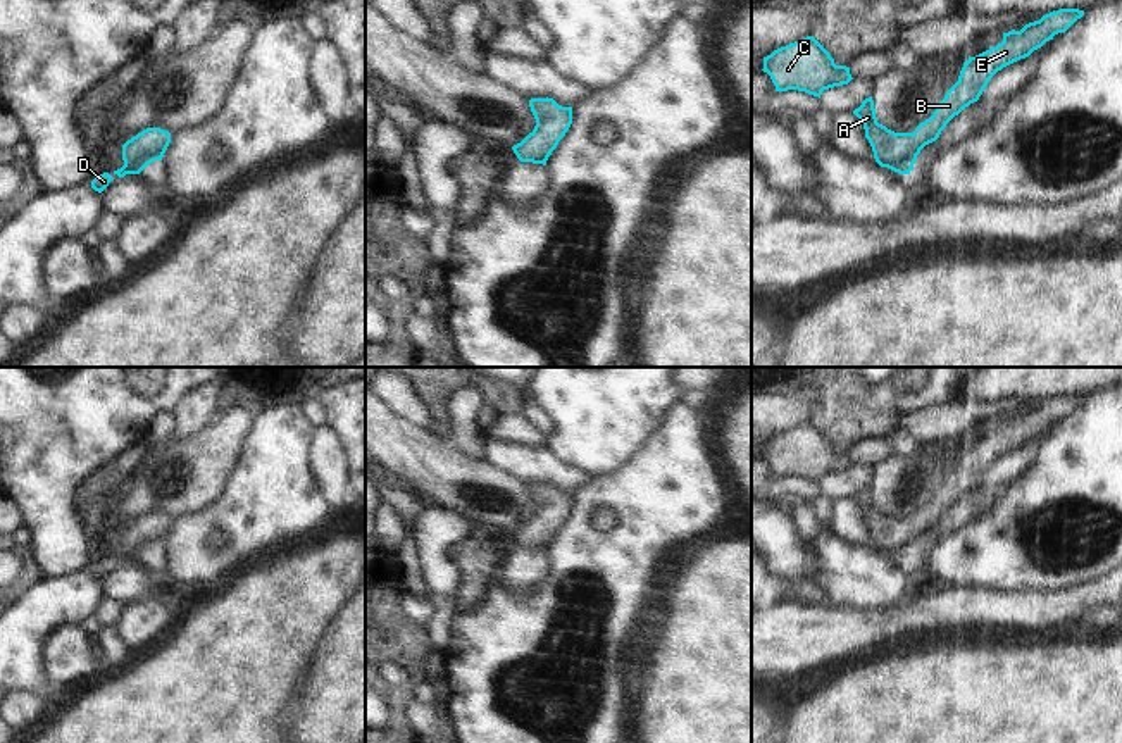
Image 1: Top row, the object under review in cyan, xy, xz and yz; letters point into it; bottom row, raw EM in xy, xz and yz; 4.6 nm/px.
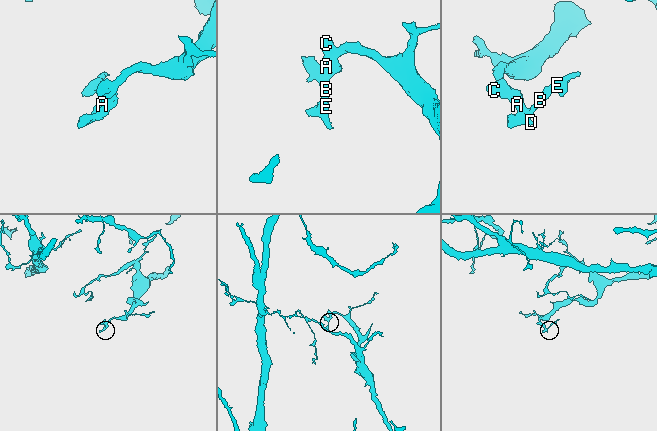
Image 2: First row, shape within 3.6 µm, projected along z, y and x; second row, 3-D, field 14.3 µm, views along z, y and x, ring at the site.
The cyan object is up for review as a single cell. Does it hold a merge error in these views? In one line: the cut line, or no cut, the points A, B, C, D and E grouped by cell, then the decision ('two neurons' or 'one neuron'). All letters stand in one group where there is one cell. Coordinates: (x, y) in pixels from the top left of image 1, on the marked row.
no cut; A B C D E; one neuron

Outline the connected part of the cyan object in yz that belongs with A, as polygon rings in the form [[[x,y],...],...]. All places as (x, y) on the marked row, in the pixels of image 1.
[[[1060,9],[1025,24],[1020,31],[1003,33],[1003,41],[963,62],[958,81],[946,91],[929,119],[913,133],[894,133],[877,122],[872,97],[865,98],[853,114],[863,122],[874,159],[881,167],[910,174],[920,150],[936,141],[946,124],[965,107],[977,102],[989,79],[1003,67],[1029,57],[1055,34],[1065,33],[1084,16],[1079,9]]]

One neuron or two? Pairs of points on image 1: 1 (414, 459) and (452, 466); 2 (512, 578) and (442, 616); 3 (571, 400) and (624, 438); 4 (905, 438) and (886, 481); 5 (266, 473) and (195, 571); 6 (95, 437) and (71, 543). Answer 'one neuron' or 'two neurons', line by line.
1: one neuron
2: two neurons
3: one neuron
4: two neurons
5: one neuron
6: one neuron

